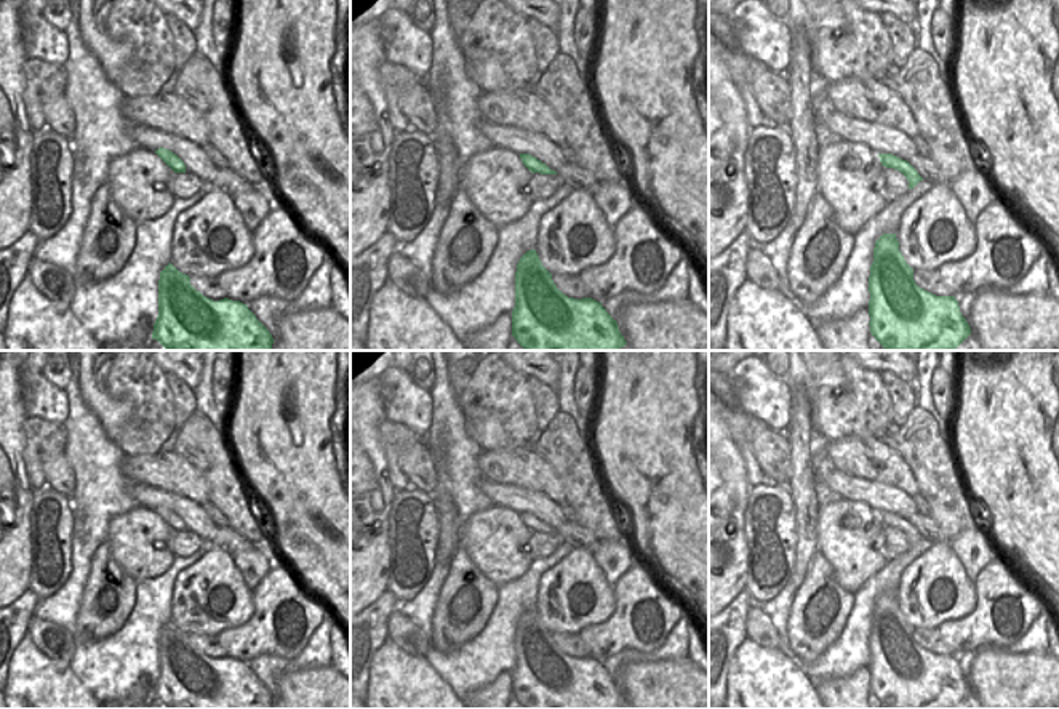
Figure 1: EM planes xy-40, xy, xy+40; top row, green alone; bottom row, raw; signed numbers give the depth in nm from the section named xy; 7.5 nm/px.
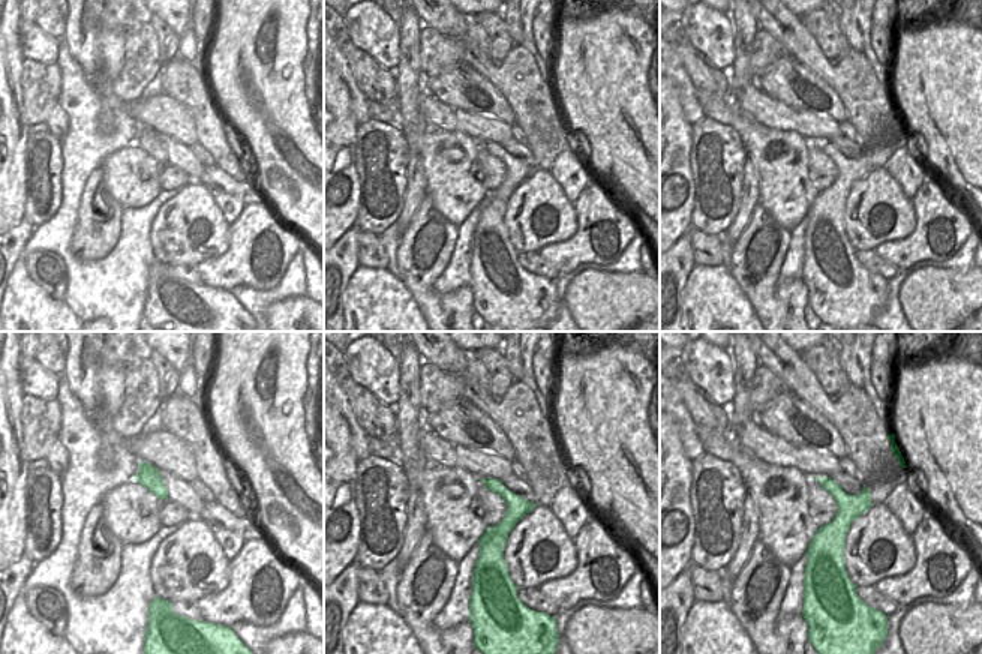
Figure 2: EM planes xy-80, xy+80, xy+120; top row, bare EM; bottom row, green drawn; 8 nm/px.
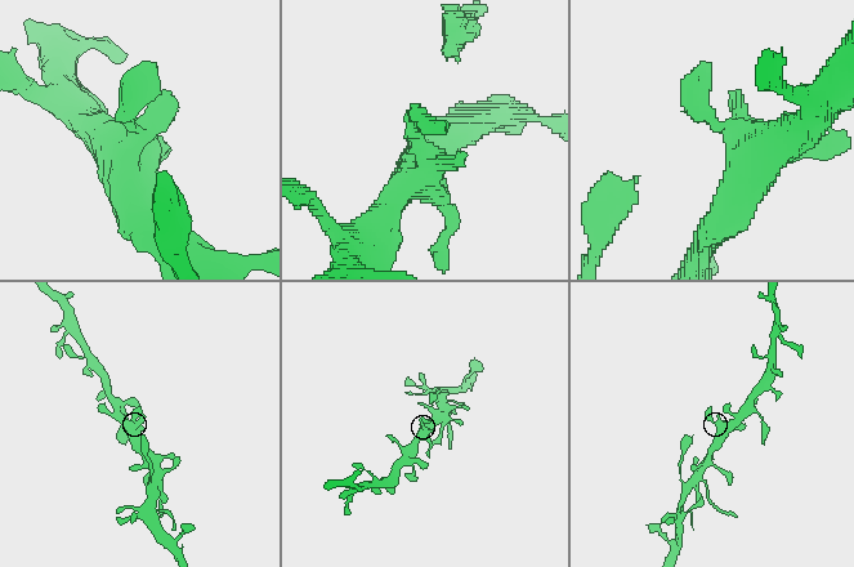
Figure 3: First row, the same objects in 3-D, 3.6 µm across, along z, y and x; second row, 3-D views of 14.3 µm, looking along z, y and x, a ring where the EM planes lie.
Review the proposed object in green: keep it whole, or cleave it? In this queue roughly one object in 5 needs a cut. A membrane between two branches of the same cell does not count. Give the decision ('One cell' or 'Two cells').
One cell.

